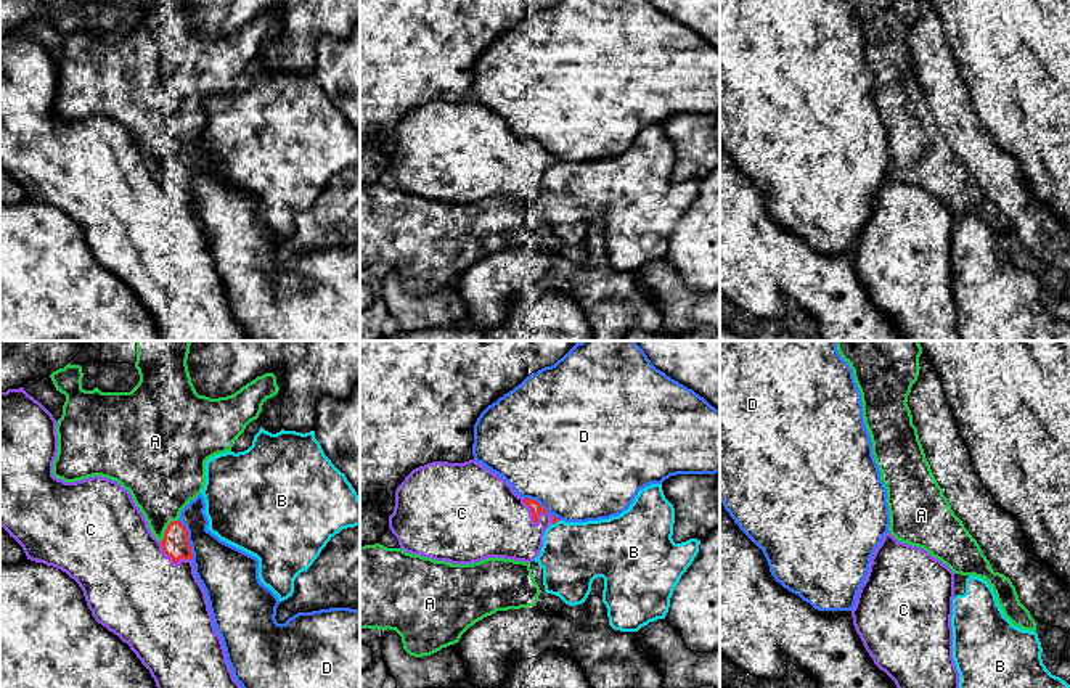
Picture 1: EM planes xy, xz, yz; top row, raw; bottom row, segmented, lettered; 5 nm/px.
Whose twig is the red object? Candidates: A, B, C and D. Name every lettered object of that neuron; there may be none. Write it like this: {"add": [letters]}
{"add": ["C"]}

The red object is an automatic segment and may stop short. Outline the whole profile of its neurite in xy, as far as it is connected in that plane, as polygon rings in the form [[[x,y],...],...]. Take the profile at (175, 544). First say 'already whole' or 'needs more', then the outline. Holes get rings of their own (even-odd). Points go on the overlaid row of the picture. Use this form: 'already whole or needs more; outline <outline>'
needs more; outline [[[24,387],[0,392],[0,526],[22,547],[27,559],[61,569],[79,584],[95,620],[130,646],[157,688],[241,688],[194,574],[185,526],[172,521],[159,542],[130,492],[119,482],[101,476],[76,482],[55,477],[56,424],[53,415]]]

